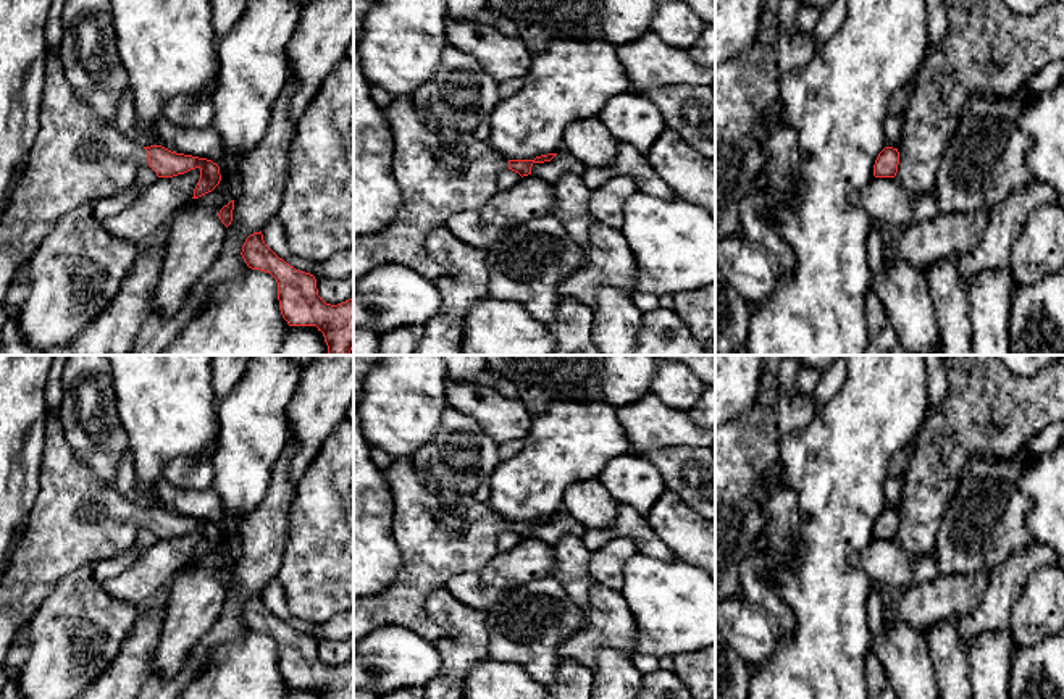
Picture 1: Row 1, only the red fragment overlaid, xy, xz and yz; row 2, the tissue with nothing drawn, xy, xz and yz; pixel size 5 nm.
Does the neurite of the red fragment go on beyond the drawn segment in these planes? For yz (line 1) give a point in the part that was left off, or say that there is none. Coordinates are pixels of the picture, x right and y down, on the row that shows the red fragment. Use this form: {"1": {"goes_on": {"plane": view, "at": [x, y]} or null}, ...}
{"1": {"goes_on": null}}

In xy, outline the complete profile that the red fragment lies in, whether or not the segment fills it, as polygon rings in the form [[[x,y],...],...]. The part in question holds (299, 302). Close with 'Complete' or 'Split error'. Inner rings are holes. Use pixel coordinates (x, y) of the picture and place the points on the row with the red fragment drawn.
[[[262,231],[253,232],[245,239],[241,255],[249,268],[270,273],[276,279],[279,310],[289,326],[316,326],[325,336],[328,355],[350,354],[354,349],[354,297],[337,305],[326,303],[318,295],[315,276],[299,271],[279,258],[265,244]]]. Complete

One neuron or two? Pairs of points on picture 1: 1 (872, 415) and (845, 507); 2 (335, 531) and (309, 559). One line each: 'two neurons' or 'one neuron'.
1: one neuron
2: one neuron

